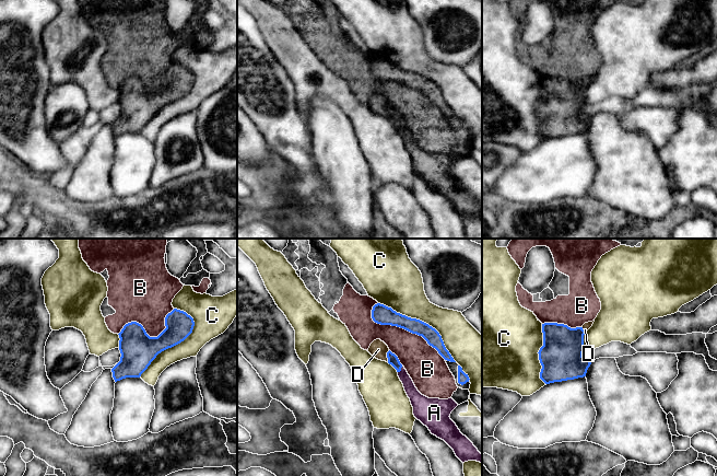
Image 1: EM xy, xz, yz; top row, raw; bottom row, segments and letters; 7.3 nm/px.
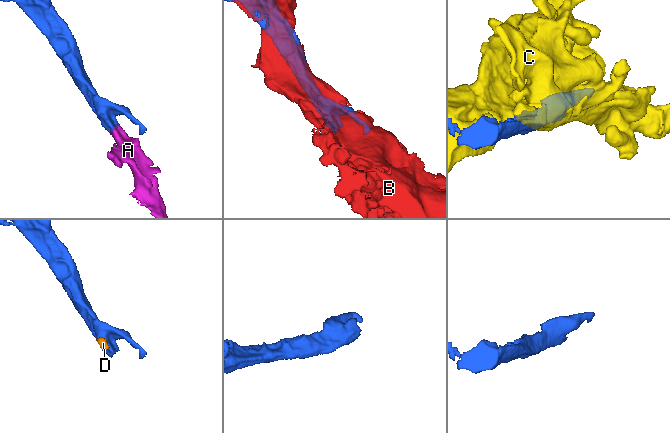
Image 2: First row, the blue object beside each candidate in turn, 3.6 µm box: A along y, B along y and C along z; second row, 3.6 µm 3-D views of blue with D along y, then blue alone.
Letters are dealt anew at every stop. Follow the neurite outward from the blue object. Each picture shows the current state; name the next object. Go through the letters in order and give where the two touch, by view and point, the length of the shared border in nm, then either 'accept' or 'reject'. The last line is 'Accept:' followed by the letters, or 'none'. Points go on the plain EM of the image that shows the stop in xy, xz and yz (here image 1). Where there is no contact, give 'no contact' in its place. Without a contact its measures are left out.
A: meets blue in xz at (400, 124); contact 70 nm long; accept
B: meets blue in xz at (402, 82); contact 650 nm long; reject
C: meets blue in xy at (172, 101); contact 600 nm long; reject
D: meets blue in xz at (387, 111); contact 90 nm long; accept
Accept: A, D

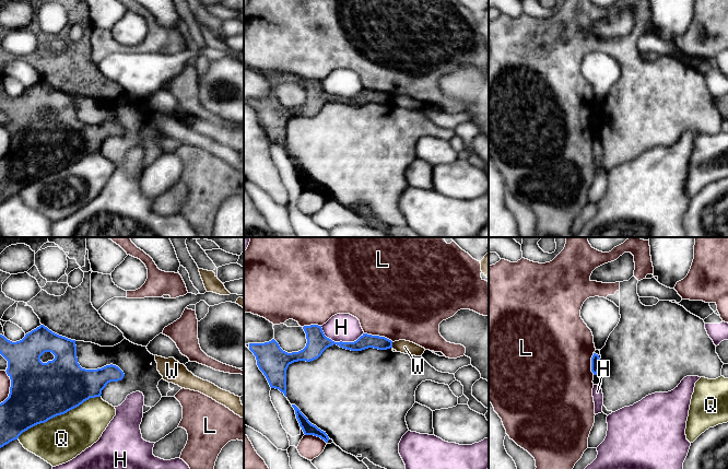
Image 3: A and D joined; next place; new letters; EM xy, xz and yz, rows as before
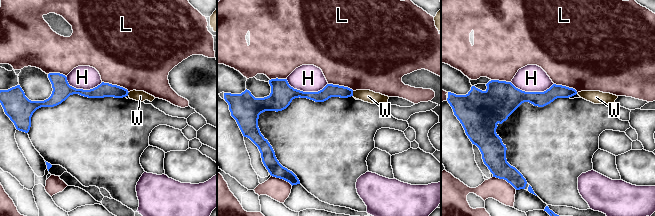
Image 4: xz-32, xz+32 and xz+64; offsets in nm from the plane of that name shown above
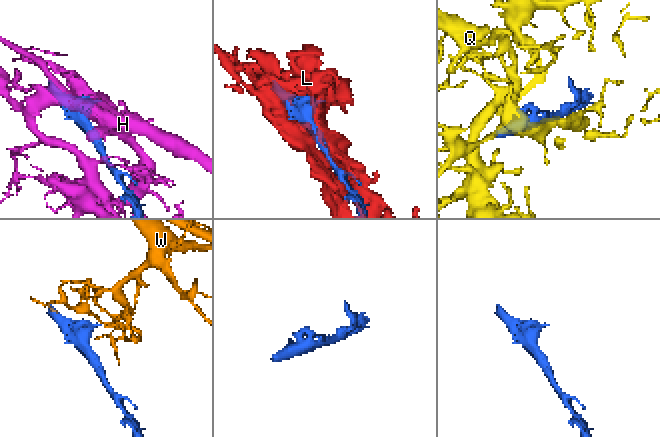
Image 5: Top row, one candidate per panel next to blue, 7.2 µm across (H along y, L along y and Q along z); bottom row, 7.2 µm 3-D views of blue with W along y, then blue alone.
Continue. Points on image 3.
H: meets blue in xz at (340, 96); contact 320 nm long; reject
L: meets blue in xz at (378, 91); contact 220 nm long; reject
Q: meets blue in xy at (58, 169); contact 700 nm long; reject
W: meets blue in xz at (391, 100); contact 40 nm long; reject
Accept: none

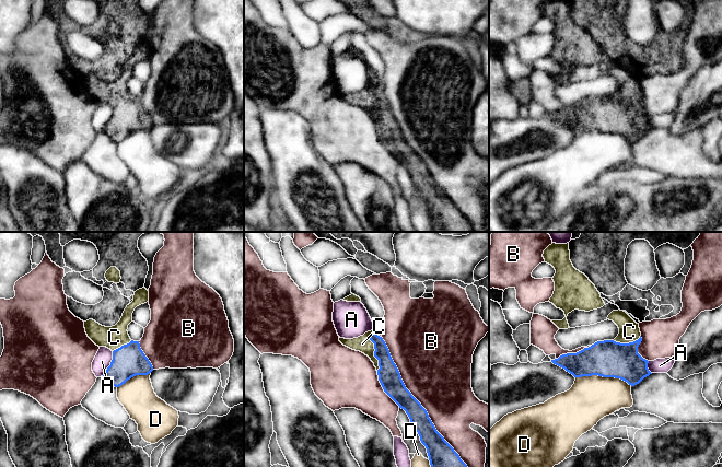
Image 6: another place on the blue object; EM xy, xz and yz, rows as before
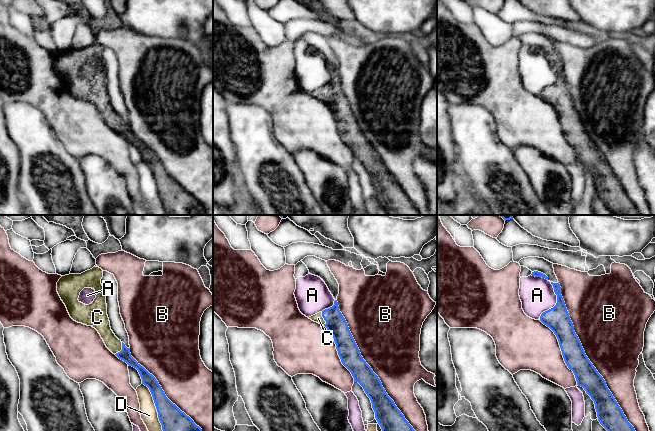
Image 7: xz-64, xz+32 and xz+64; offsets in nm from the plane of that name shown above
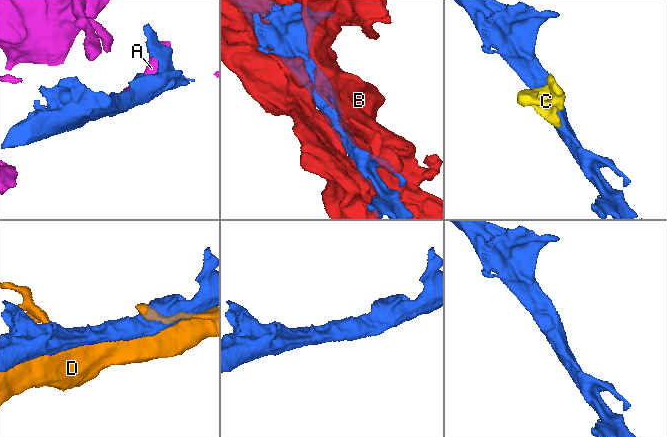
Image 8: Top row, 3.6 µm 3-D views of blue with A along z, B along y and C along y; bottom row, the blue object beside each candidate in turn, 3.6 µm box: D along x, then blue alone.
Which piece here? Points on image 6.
A: meets blue in xy at (111, 118); contact 200 nm long; reject
B: meets blue in xz at (422, 162); contact 1250 nm long; reject
C: meets blue in xz at (374, 106); contact 280 nm long; accept
D: meets blue in yz at (604, 131); contact 420 nm long; reject
Accept: C

